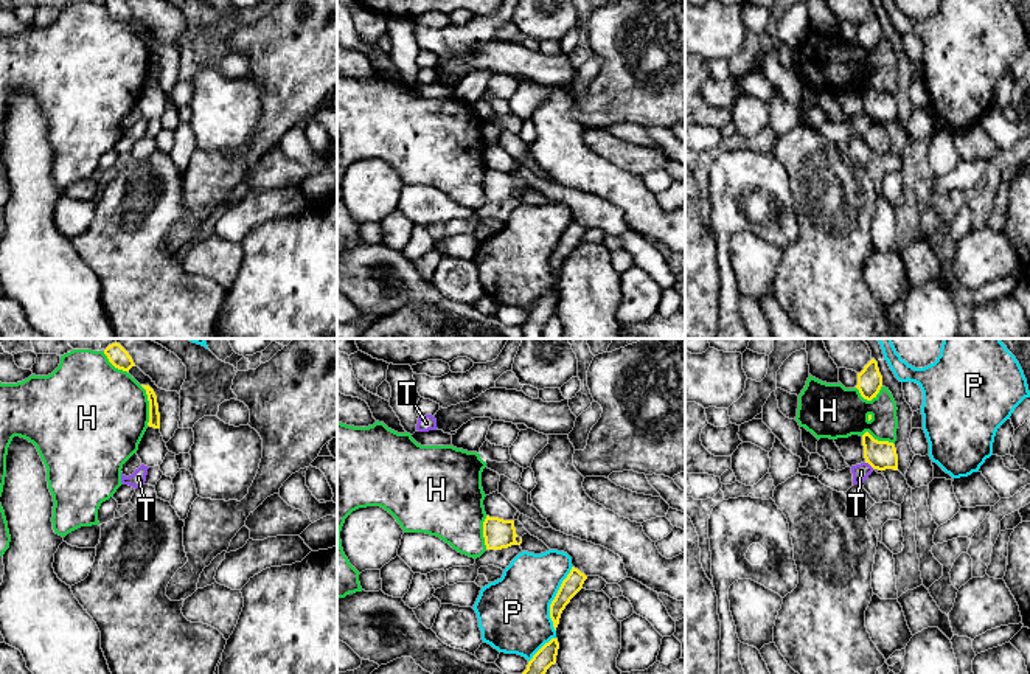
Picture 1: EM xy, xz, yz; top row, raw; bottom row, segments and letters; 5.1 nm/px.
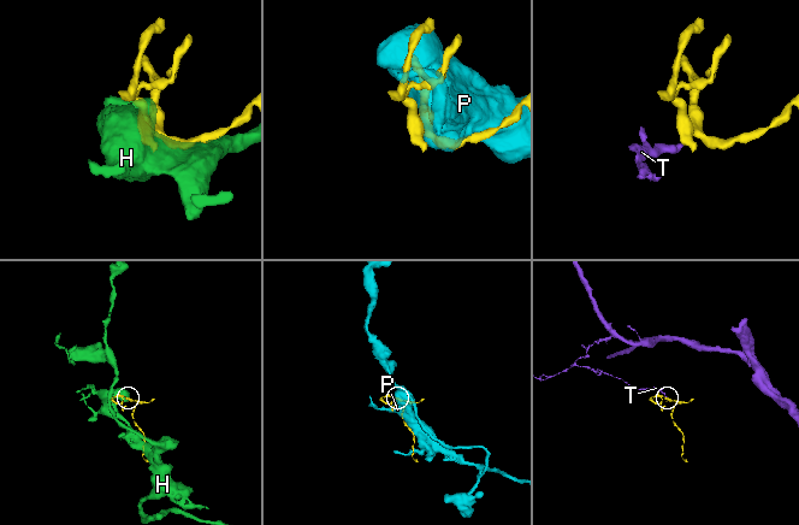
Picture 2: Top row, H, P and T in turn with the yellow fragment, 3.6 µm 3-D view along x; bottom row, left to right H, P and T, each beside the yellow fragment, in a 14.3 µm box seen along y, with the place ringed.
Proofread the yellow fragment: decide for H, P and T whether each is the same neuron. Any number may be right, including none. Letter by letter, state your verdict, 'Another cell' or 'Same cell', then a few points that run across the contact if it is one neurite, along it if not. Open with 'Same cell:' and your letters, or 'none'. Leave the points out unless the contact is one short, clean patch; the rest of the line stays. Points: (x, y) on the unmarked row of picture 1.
Same cell: none
H: Another cell
P: Another cell
T: Another cell. Line: yz (866, 114), (873, 120)

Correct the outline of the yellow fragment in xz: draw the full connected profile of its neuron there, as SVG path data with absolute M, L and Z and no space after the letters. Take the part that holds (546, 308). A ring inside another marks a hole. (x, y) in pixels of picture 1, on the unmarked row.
M552 290L533 307L527 321L520 326L524 339L542 339L544 326L556 315L558 301L558 290Z

